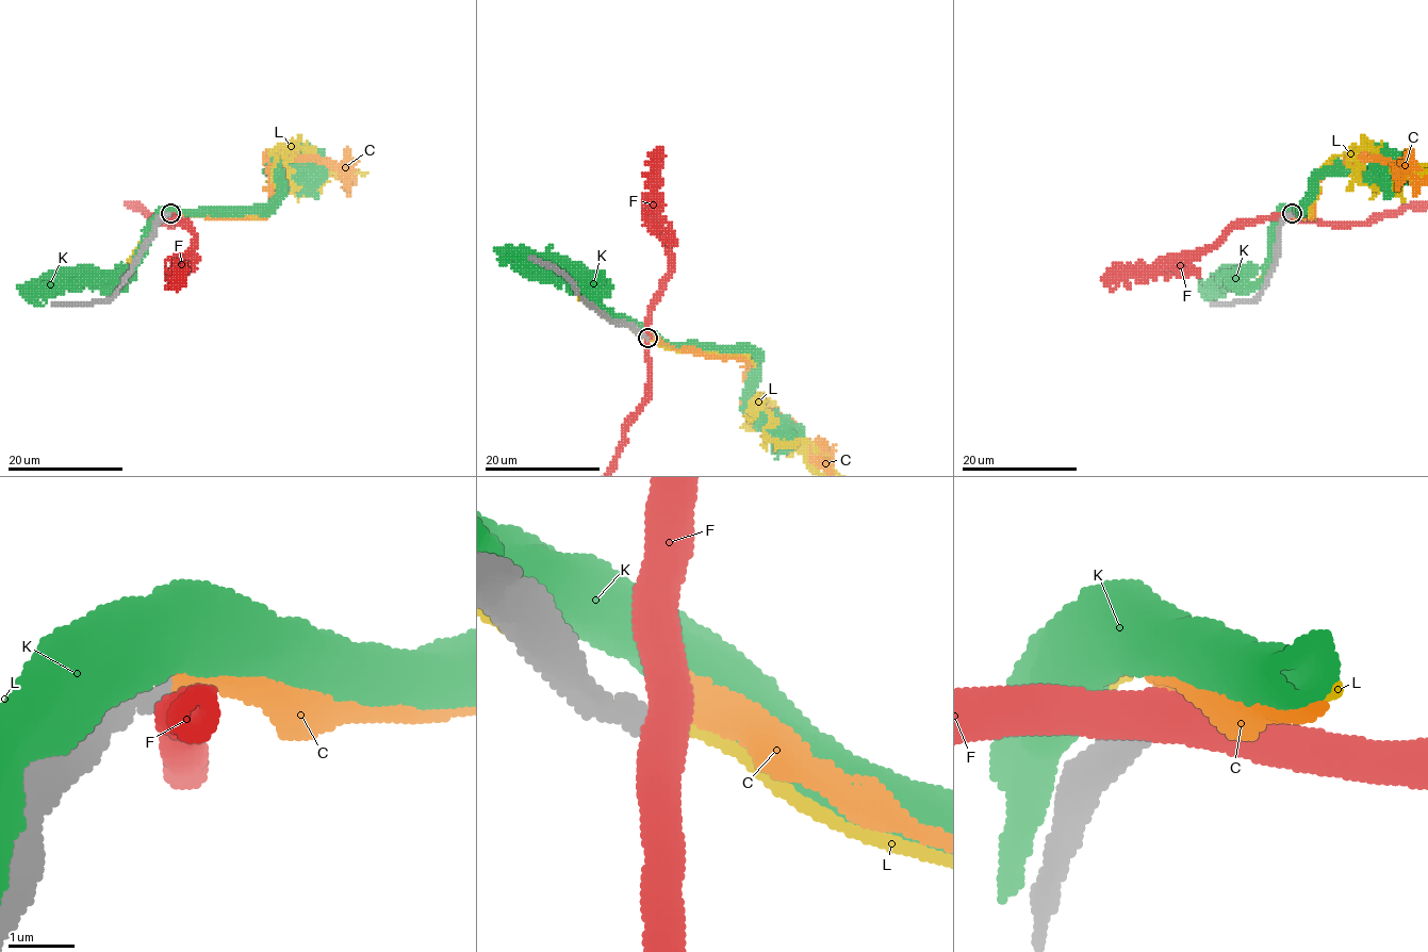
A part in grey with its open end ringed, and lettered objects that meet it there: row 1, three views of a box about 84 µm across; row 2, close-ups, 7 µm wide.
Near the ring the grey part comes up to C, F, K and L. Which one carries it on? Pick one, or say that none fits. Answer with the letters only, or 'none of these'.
none of these

